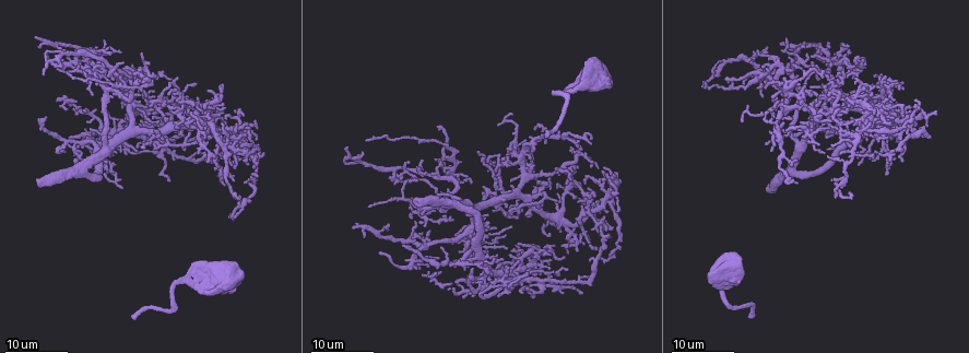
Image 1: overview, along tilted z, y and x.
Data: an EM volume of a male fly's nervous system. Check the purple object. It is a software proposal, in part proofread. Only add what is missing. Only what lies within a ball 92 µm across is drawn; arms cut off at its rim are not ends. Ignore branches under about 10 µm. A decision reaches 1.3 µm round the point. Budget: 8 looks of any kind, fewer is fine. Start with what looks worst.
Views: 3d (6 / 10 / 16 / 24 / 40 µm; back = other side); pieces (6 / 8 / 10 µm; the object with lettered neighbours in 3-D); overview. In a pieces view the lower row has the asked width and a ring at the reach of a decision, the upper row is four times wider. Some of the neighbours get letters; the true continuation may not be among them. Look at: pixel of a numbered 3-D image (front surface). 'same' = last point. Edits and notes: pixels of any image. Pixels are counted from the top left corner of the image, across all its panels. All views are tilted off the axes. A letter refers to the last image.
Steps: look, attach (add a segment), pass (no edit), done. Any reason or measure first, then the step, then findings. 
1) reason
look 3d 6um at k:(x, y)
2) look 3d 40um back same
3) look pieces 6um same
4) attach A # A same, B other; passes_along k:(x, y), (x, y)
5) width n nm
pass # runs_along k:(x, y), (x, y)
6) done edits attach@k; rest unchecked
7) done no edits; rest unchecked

look 3d 24um at 1:(244, 144)

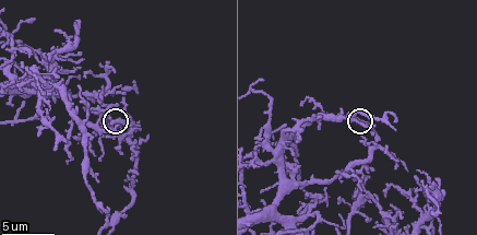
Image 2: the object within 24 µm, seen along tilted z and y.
look 3d 6um at 2:(114, 121)

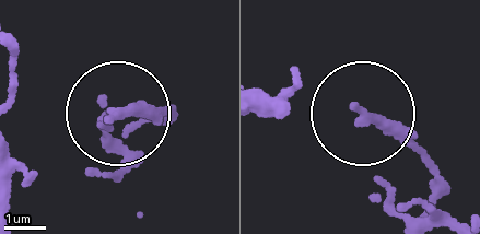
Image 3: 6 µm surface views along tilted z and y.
see the neighbours
look pieces 6um at 3:(357, 109)

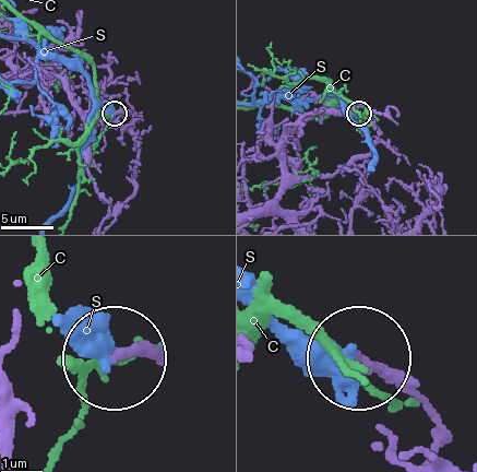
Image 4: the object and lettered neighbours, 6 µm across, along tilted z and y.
width 210 nm
pass # C other, S other; runs_along 4:(421, 461), (431, 433), (421, 412), (358, 358); no lettered segment goes on from it

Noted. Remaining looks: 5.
free end
look 3d 24um at 1:(153, 141)

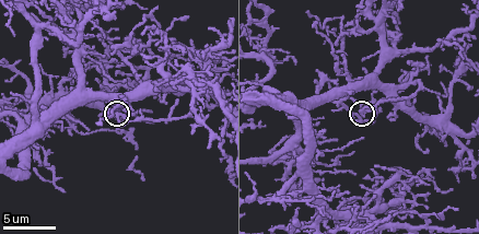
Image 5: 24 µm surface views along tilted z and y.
look pieces 10um at 5:(361, 108)

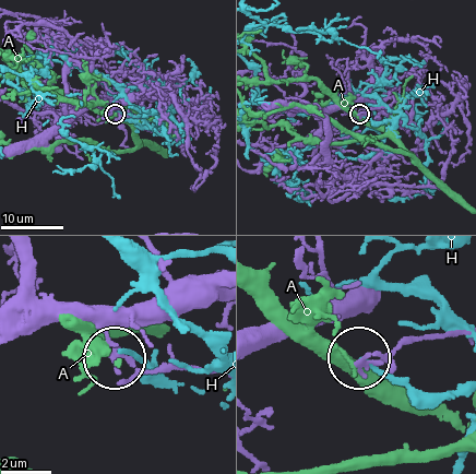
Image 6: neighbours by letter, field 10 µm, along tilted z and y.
pass # A other, H other; runs_along 6:(462, 335), (408, 338), (378, 359), (360, 362); none of them fits

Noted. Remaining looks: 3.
free end
look 3d 16um at 1:(766, 53)

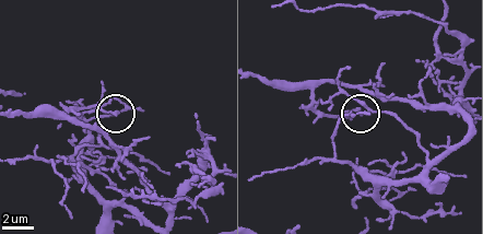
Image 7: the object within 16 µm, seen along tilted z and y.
look 3d 10um at 7:(117, 115)

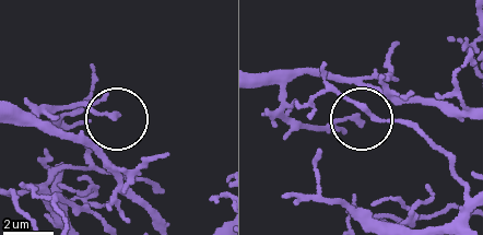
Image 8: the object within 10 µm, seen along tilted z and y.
look pieces 8um at 8:(359, 120)

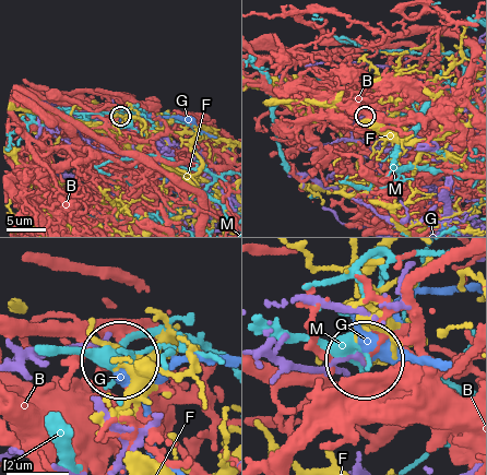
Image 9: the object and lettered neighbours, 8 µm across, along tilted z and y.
pass # B other, F other, G other, M other; no lettered segment goes on from it

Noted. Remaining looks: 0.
done no edits; rest unchecked

